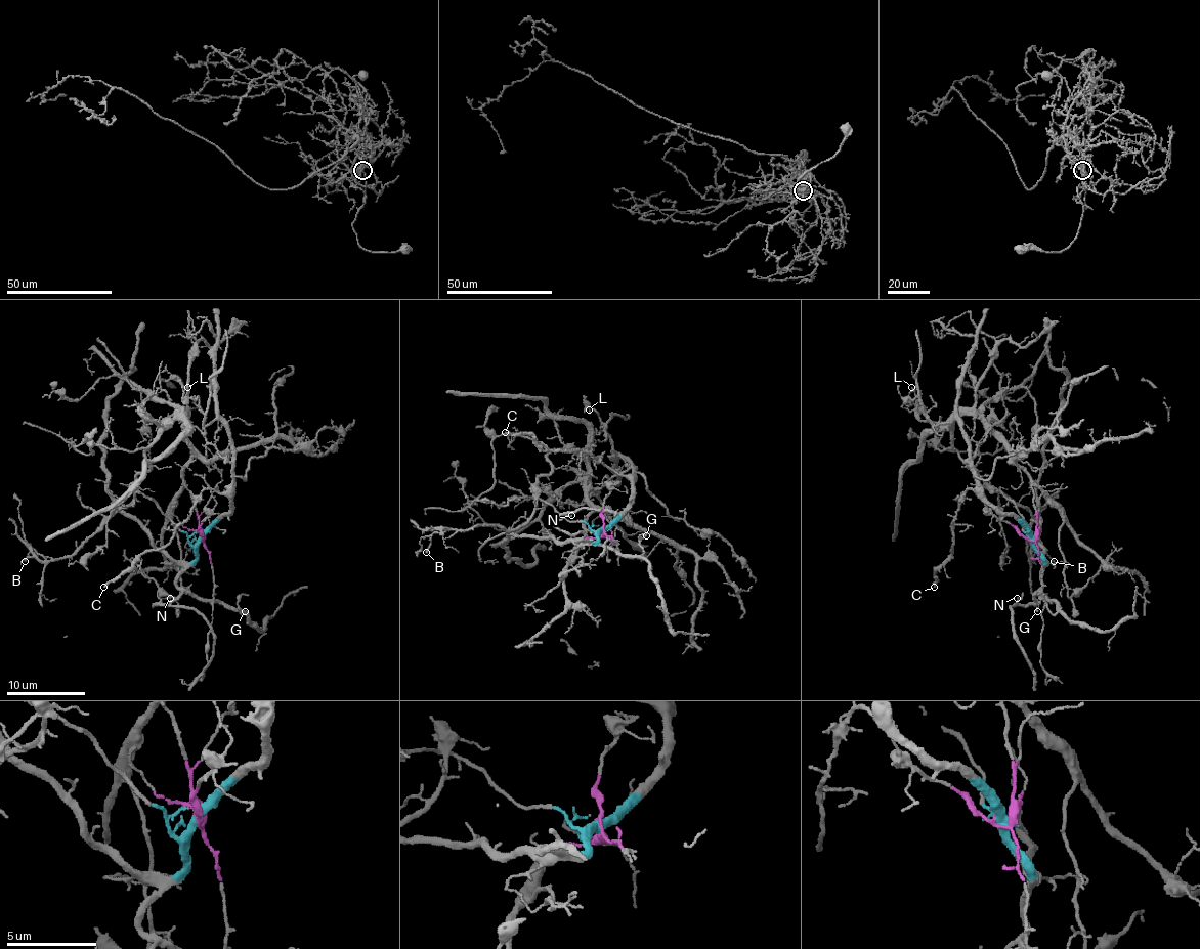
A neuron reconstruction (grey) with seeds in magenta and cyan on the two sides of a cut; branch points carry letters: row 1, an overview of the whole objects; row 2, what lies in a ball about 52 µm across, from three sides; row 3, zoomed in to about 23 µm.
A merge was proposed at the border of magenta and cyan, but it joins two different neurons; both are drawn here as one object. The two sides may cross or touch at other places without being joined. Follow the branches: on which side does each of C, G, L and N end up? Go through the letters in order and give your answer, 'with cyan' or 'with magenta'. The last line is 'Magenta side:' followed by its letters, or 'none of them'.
C: with cyan
G: with cyan
L: with cyan
N: with cyan
Magenta side: none of them

